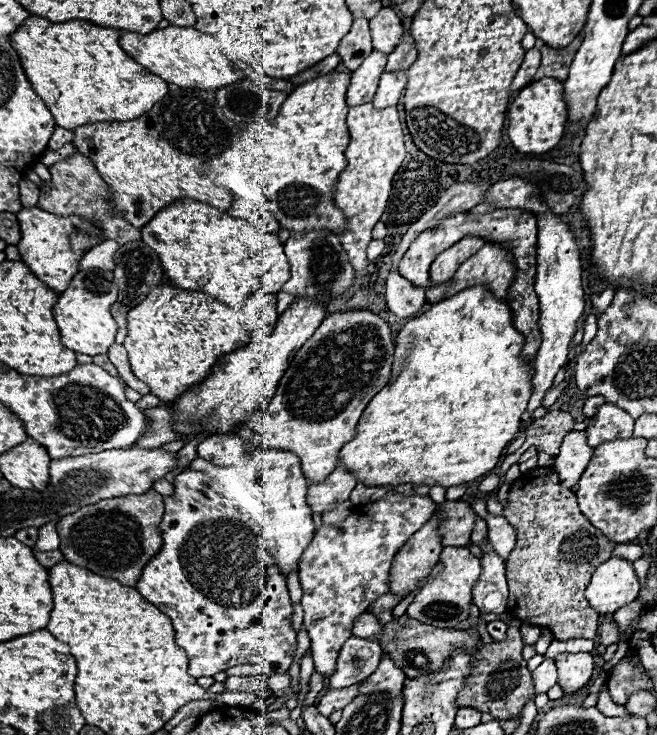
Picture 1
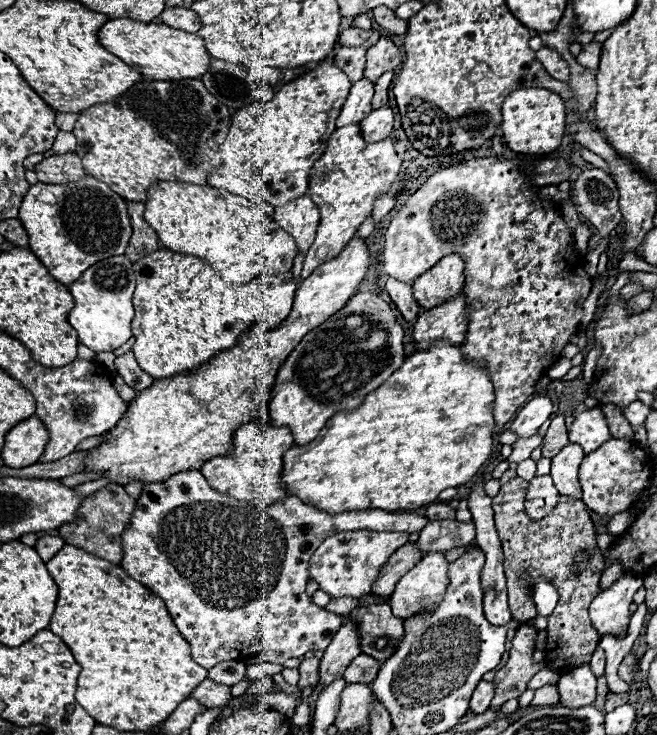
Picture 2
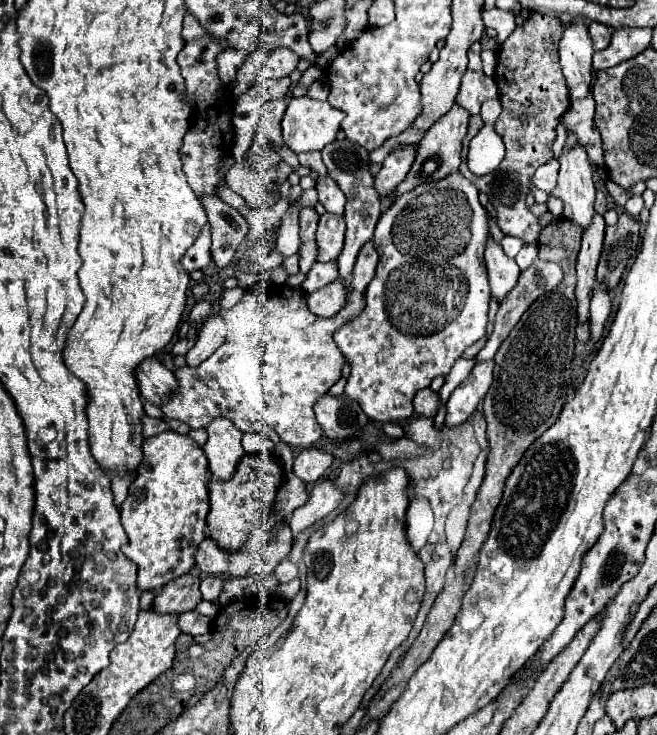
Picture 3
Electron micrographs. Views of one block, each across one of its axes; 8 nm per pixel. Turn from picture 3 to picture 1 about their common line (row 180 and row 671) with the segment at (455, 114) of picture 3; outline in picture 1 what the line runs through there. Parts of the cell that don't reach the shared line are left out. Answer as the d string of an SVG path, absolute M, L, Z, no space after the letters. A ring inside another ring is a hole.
M408 614L400 616L400 618L394 618L392 622L388 622L384 628L382 628L382 634L378 636L378 642L382 646L382 652L394 660L394 664L398 668L402 668L402 672L408 676L408 678L414 678L414 676L420 676L424 674L424 670L438 670L446 660L448 656L456 650L456 648L462 648L462 650L474 650L478 644L480 644L480 638L468 634L466 630L448 630L448 628L434 628L434 626L428 626L428 624L422 624L414 618L410 618ZM416 654L424 654L428 658L428 664L426 668L416 668L412 662L416 658Z

